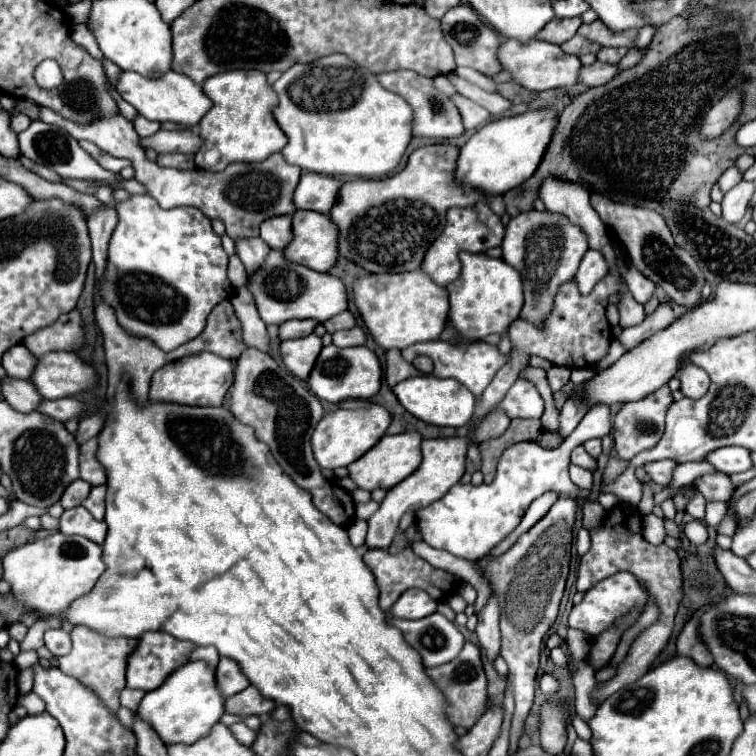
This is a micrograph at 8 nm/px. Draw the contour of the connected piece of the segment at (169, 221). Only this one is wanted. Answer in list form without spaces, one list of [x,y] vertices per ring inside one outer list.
[[[131,195],[131,199],[117,205],[119,223],[113,231],[107,267],[99,281],[101,299],[113,307],[121,329],[133,337],[149,339],[163,351],[173,351],[179,345],[197,337],[207,323],[211,309],[233,295],[227,279],[227,253],[221,247],[221,237],[213,233],[211,219],[201,215],[195,207],[161,209],[149,195]]]

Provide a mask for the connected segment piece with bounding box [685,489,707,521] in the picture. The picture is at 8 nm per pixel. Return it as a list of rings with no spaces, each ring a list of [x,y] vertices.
[[[695,489],[685,511],[687,511],[687,513],[693,517],[693,519],[703,521],[703,517],[705,517],[705,503],[707,503],[707,501],[703,499],[703,495],[701,495],[701,493]]]

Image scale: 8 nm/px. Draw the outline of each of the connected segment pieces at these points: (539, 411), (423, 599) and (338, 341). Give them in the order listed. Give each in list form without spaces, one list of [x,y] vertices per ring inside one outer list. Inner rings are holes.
[[[519,379],[513,383],[505,399],[499,403],[499,407],[507,413],[510,419],[533,418],[539,419],[543,415],[543,399],[537,393],[535,385],[527,379]]]
[[[407,589],[391,609],[393,617],[401,619],[421,619],[437,611],[437,601],[433,601],[421,589]]]
[[[353,327],[349,331],[335,331],[333,333],[333,345],[337,345],[337,347],[365,345],[365,333],[361,327]]]

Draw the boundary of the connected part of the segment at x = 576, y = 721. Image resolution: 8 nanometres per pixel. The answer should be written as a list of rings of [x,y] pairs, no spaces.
[[[575,711],[571,713],[571,725],[575,727],[575,731],[577,731],[579,737],[583,737],[583,739],[587,739],[587,741],[591,739],[591,729],[589,729],[589,725],[587,725]]]

